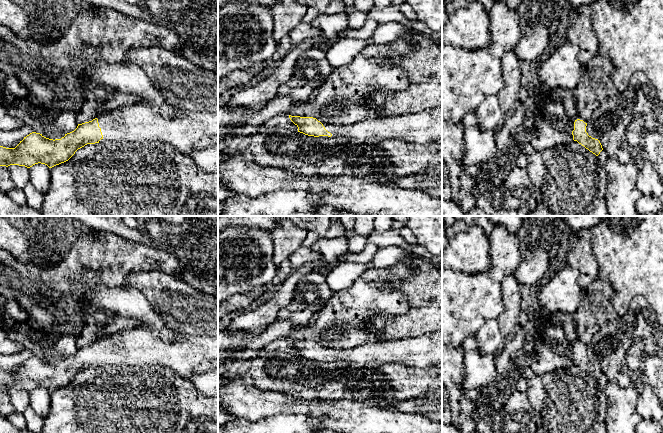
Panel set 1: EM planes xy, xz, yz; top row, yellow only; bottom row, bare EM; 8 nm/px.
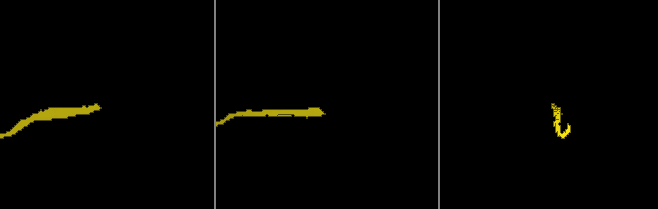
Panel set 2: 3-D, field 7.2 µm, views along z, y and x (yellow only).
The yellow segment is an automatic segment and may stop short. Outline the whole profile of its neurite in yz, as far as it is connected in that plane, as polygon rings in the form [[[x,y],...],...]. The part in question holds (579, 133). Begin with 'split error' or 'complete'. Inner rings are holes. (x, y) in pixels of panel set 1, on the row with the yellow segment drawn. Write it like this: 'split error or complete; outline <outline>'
split error; outline [[[580,116],[572,119],[573,140],[584,146],[590,152],[598,156],[603,150],[598,139],[592,138],[587,129],[587,121]]]

